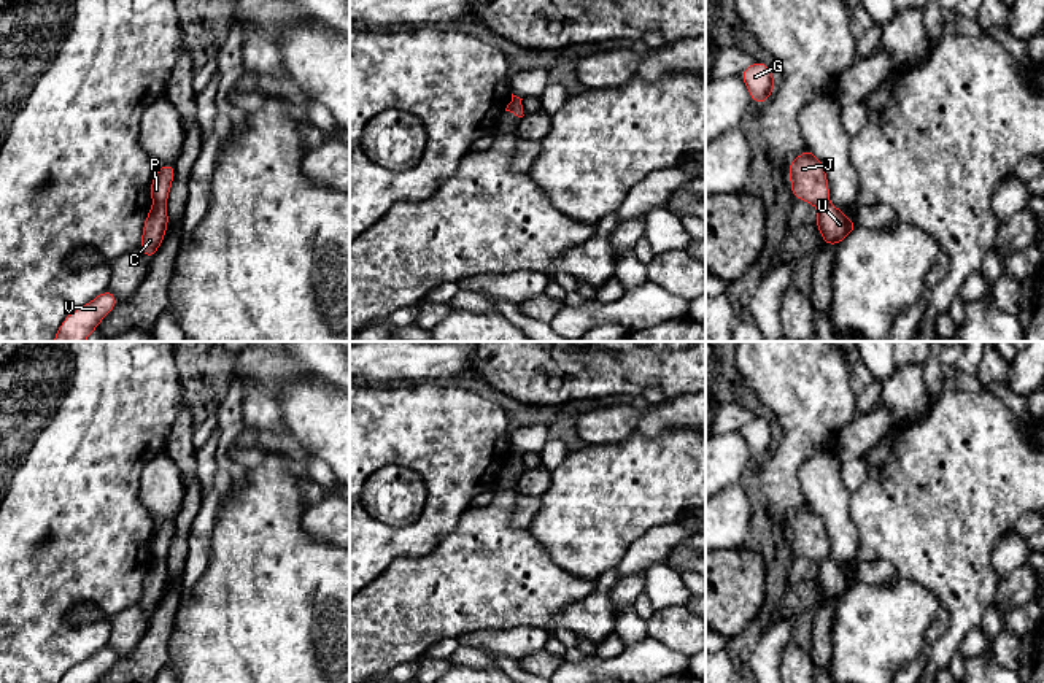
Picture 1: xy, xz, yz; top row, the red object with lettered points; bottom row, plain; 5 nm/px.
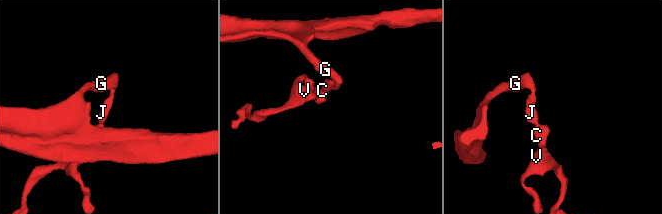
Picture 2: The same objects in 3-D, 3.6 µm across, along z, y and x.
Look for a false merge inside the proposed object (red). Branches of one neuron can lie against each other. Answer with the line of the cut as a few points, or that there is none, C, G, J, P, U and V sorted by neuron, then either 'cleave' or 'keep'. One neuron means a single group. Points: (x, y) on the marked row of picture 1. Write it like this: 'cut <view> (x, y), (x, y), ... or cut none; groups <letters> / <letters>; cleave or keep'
cut xy (154, 204), (164, 205); groups C U V / G J P; cleave

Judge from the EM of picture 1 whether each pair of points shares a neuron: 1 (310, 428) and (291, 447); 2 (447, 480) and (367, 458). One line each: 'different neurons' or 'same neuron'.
1: different neurons
2: same neuron

